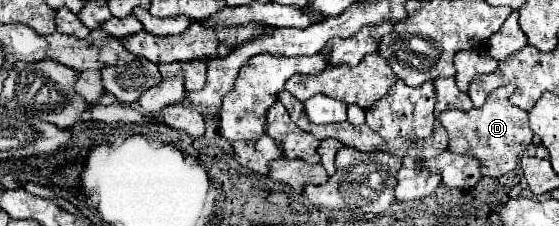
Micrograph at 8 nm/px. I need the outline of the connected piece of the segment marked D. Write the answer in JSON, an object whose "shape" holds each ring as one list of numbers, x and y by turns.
{"shape":[[502,86,494,90,484,102,482,108,464,110,450,110,440,114,440,122,448,132,448,150,454,154,468,154,478,158,482,176,504,176,512,172,524,150,532,144,532,130,528,126,528,114,508,102,514,86]]}

